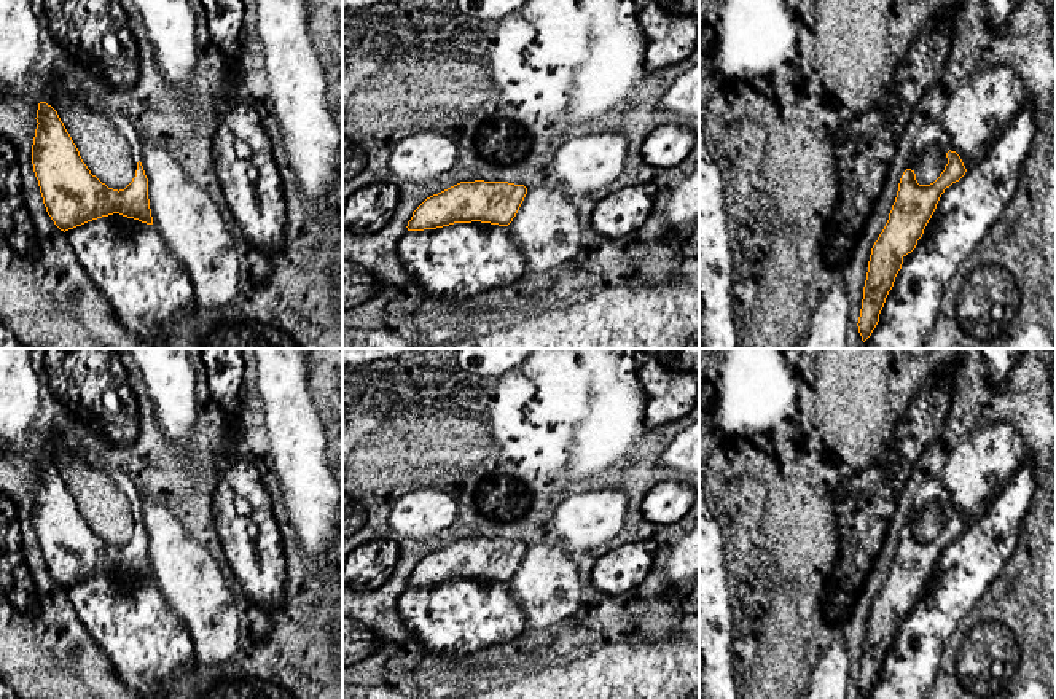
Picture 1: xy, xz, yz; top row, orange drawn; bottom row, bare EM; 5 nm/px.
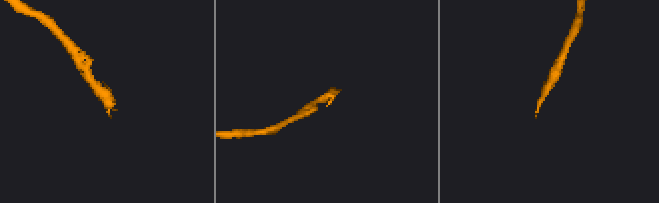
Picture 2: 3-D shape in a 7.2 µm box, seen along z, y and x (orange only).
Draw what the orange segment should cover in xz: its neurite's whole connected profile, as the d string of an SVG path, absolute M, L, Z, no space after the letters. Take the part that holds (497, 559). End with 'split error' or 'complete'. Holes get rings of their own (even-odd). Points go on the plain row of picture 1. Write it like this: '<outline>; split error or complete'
M460 538L427 554L408 578L408 588L424 588L454 580L508 583L516 573L527 545L508 538Z; complete

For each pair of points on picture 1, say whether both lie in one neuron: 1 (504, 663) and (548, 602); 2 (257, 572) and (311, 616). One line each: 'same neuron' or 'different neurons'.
1: different neurons
2: different neurons

